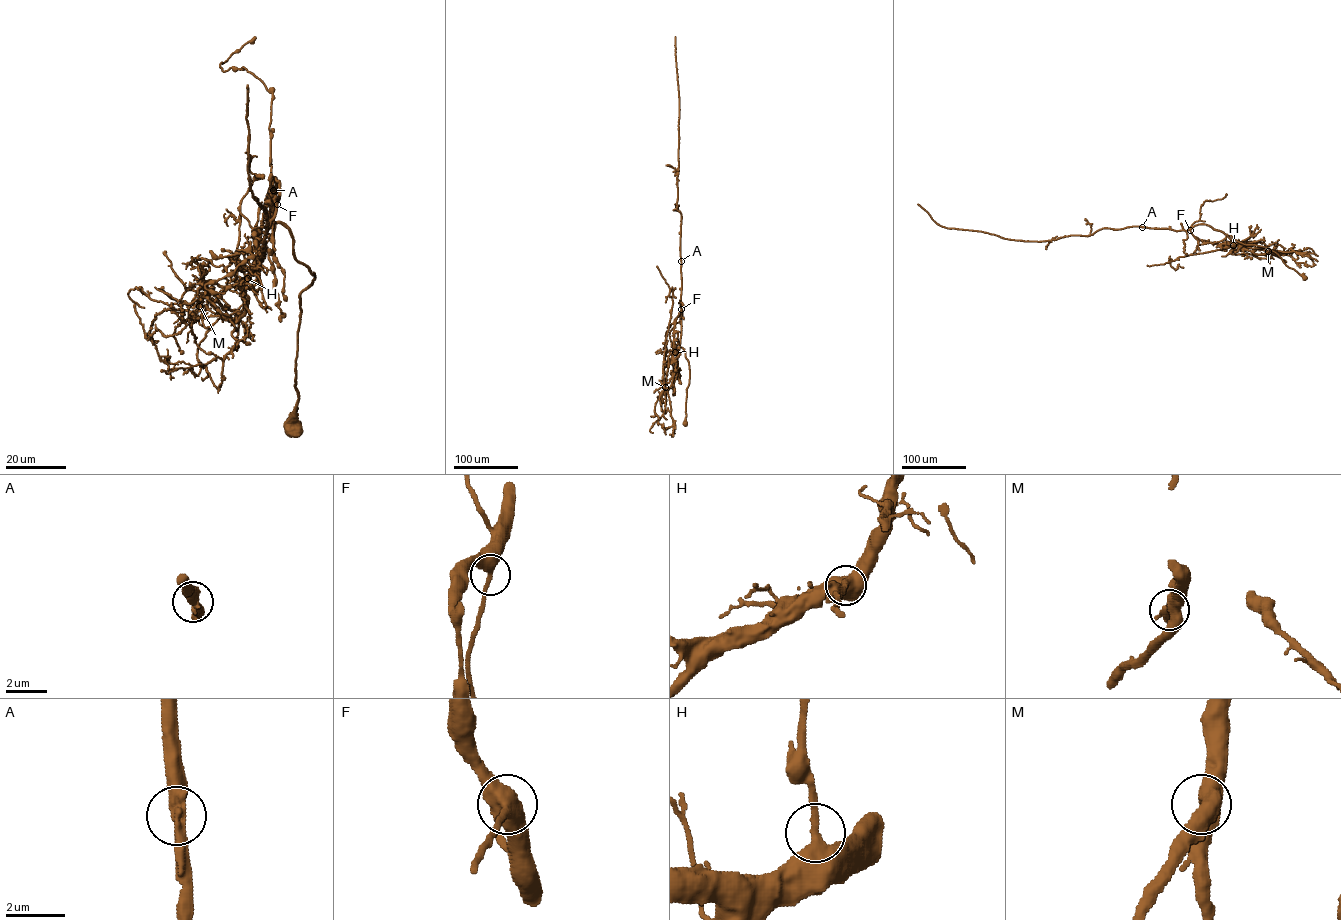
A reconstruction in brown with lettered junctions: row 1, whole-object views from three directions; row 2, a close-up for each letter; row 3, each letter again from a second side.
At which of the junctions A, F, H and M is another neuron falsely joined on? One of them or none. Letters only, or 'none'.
none

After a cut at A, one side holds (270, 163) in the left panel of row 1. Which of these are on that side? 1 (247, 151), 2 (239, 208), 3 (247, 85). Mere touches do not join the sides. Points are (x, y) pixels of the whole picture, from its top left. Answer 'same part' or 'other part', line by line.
1: other part
2: other part
3: other part

